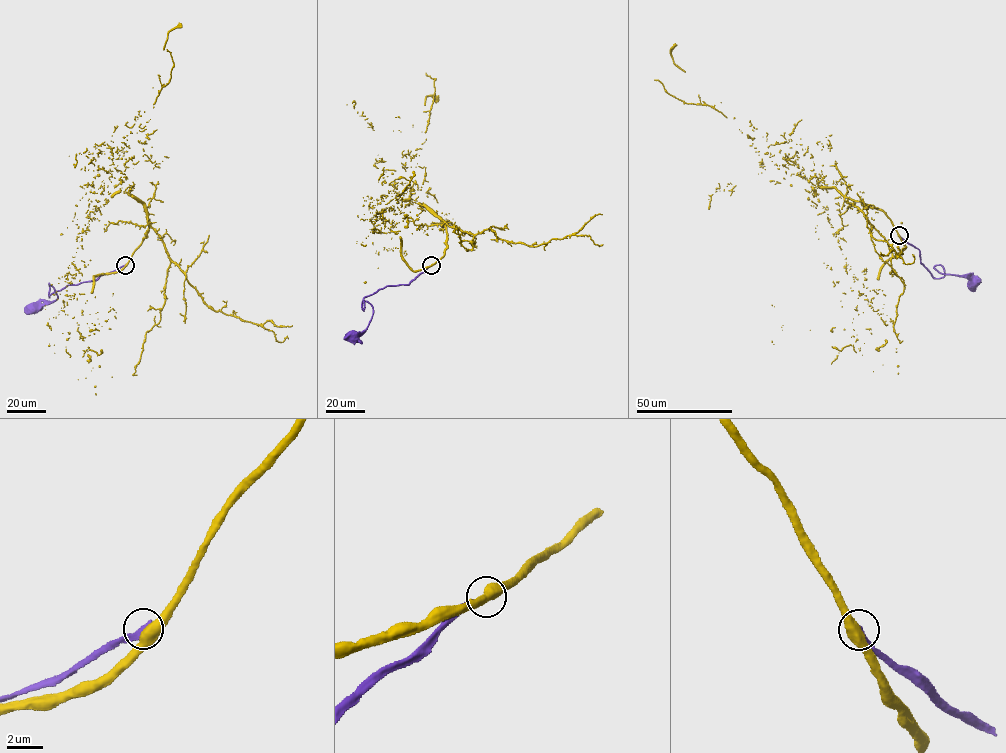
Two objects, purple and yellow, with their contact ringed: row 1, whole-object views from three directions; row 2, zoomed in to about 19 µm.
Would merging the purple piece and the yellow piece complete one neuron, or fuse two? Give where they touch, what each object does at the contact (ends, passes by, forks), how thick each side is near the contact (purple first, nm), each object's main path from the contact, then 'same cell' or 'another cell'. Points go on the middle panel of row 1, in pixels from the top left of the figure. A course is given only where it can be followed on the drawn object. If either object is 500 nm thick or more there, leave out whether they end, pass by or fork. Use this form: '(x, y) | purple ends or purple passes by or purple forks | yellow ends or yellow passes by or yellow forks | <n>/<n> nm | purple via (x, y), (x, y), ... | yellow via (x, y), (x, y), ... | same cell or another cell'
(431, 265) | purple ends | yellow passes by | 400/480 nm | purple via (431, 265), (408, 284), (386, 286), (364, 298), (362, 308), (365, 301), (373, 314), (368, 326), (353, 335) | yellow via (431, 265), (447, 228), (424, 206), (395, 200), (370, 219), (374, 228), (401, 197), (411, 233), (432, 228) | another cell

